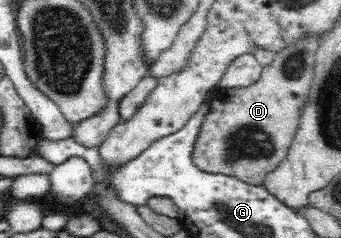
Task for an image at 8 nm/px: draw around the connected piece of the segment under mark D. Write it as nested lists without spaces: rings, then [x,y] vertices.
[[[305,31],[275,51],[273,60],[262,67],[259,80],[243,88],[219,90],[195,146],[195,165],[212,175],[237,177],[247,184],[262,186],[265,177],[285,160],[324,34]]]

